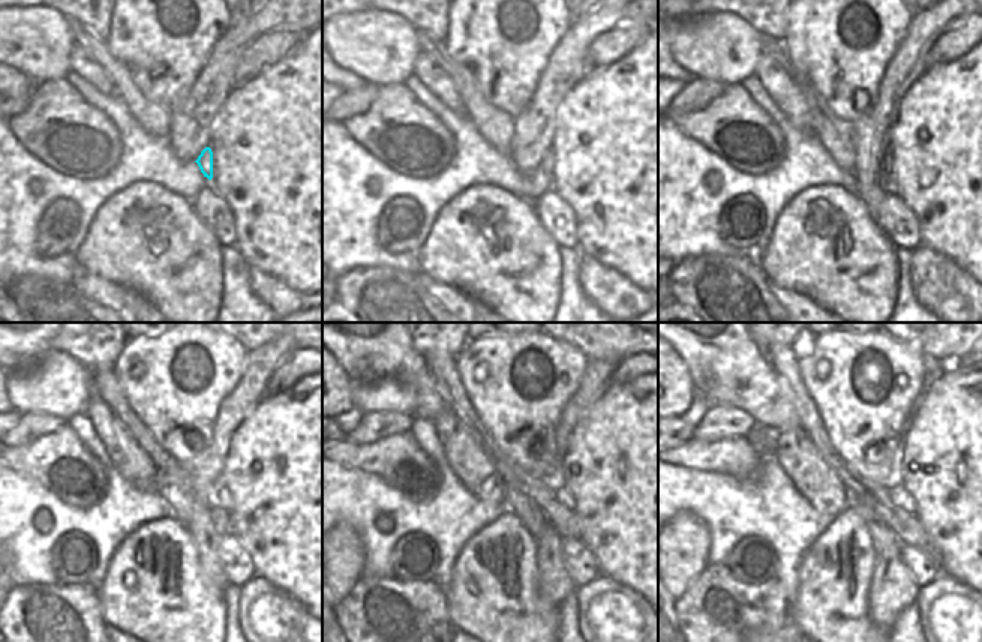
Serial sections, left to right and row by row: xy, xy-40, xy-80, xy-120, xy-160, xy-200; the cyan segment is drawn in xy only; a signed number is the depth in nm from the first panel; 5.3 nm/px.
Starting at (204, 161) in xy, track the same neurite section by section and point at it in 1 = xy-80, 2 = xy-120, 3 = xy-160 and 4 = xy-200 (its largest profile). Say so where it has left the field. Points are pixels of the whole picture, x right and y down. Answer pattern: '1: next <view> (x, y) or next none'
1: next xy-80 (886, 161)
2: next xy-120 (224, 500)
3: next xy-160 (561, 495)
4: next xy-200 (900, 497)

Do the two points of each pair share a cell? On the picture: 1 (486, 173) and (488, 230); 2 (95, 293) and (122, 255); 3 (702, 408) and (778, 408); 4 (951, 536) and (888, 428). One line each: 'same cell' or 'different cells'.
1: different cells
2: different cells
3: different cells
4: different cells

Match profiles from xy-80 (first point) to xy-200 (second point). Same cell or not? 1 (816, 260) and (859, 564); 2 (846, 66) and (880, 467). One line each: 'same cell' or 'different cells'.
1: same cell
2: same cell

